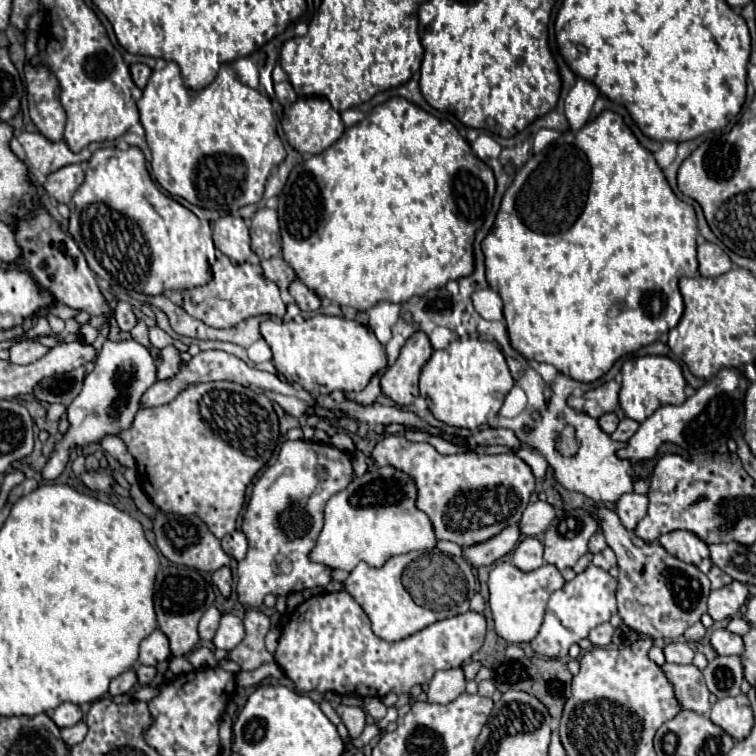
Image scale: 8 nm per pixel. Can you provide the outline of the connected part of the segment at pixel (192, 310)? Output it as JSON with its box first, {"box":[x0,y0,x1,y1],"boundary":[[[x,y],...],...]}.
{"box":[184,253,286,329],"boundary":[[[218,253],[216,263],[212,265],[212,281],[204,287],[194,287],[184,291],[184,311],[194,319],[204,321],[210,327],[226,329],[254,315],[284,317],[286,305],[280,299],[276,283],[264,277],[260,265],[250,265],[250,263],[232,265],[226,255]]]}

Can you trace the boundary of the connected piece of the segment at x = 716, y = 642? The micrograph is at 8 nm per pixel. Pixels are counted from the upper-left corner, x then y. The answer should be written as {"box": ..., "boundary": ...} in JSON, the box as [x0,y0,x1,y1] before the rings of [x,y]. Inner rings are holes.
{"box":[712,629,744,655],"boundary":[[[716,629],[712,633],[712,647],[718,655],[742,655],[744,641],[740,635],[730,633],[728,629]]]}

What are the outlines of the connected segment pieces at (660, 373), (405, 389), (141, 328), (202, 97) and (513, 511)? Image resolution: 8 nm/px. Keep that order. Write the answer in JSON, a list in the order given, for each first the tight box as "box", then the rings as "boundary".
[{"box":[620,355,684,423],"boundary":[[[646,355],[646,357],[632,357],[622,365],[622,389],[620,389],[620,407],[624,413],[642,423],[648,419],[658,407],[662,405],[680,405],[684,403],[684,375],[676,361],[662,355]]]},{"box":[380,331,434,407],"boundary":[[[416,331],[404,343],[396,363],[382,375],[380,379],[382,393],[400,407],[414,403],[414,399],[418,397],[420,371],[430,359],[432,351],[434,349],[428,341],[428,335],[422,331]]]},{"box":[132,321,156,351],"boundary":[[[138,321],[138,325],[132,329],[132,337],[134,337],[136,341],[144,343],[148,349],[156,351],[156,347],[152,347],[152,345],[150,345],[150,341],[148,341],[148,327],[146,327],[142,321]]]},{"box":[136,61,286,213],"boundary":[[[170,61],[164,69],[152,73],[148,85],[144,87],[142,99],[136,105],[140,111],[140,123],[146,131],[146,143],[152,153],[150,165],[156,181],[170,195],[182,197],[202,209],[236,213],[244,205],[258,203],[264,195],[264,183],[272,167],[280,165],[286,157],[284,145],[276,132],[270,98],[240,83],[230,65],[222,65],[216,79],[208,87],[202,91],[192,91],[182,85],[180,67]]]},{"box":[372,435,536,547],"boundary":[[[386,435],[374,447],[372,457],[380,465],[394,465],[414,477],[418,485],[416,507],[422,509],[432,519],[438,539],[454,541],[460,547],[482,543],[498,535],[504,527],[516,525],[528,505],[530,493],[534,491],[534,483],[536,483],[530,467],[512,453],[506,453],[506,455],[478,455],[478,453],[440,455],[430,443],[414,443],[414,441],[408,441],[404,435]]]}]

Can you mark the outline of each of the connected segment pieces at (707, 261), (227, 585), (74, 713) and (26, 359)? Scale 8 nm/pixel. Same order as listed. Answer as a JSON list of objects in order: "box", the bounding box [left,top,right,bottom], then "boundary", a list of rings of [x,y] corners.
[{"box":[698,241,732,279],"boundary":[[[708,241],[698,245],[698,265],[700,265],[700,275],[712,279],[732,269],[730,257],[718,245]]]},{"box":[212,567,232,597],"boundary":[[[222,567],[222,569],[214,571],[212,581],[214,581],[214,585],[220,589],[220,593],[224,597],[230,597],[230,593],[232,593],[232,573],[230,573],[228,567]]]},{"box":[52,703,82,729],"boundary":[[[62,703],[52,711],[52,721],[62,729],[62,727],[72,727],[78,721],[82,721],[82,711],[74,703]]]},{"box":[10,341,48,365],"boundary":[[[20,341],[20,343],[14,343],[10,349],[10,363],[16,363],[16,365],[28,365],[28,363],[34,363],[38,361],[40,357],[46,355],[48,347],[36,343],[36,341]]]}]

